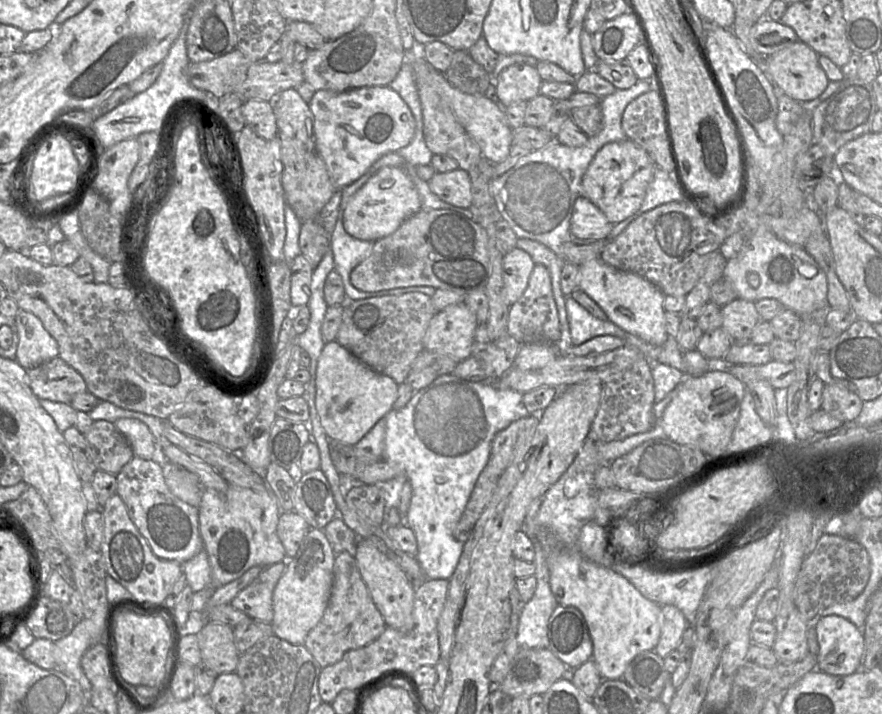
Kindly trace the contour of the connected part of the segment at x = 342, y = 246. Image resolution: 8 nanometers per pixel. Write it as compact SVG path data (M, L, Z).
M339 210L339 217L336 220L336 226L331 234L330 249L334 258L334 270L342 276L348 300L399 295L407 292L421 292L431 297L435 293L436 288L421 285L370 292L355 288L350 281L351 271L371 253L374 241L360 240L349 235L343 227L342 211Z

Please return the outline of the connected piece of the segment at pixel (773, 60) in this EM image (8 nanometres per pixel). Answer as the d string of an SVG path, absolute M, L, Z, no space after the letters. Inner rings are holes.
M798 39L758 62L779 91L797 102L805 102L818 98L830 82L818 58L815 50Z

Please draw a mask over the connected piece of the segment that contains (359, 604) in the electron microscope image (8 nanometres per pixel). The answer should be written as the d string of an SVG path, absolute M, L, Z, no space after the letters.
M347 552L336 554L333 585L327 608L319 623L308 633L304 646L321 667L339 662L349 650L357 649L375 640L387 627L360 574L355 556Z

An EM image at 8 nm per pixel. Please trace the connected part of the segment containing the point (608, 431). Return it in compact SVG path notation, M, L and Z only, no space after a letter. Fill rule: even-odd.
M646 357L638 359L629 368L609 376L602 383L599 407L589 434L594 441L621 440L647 432L658 424L654 413L655 391L652 363Z

